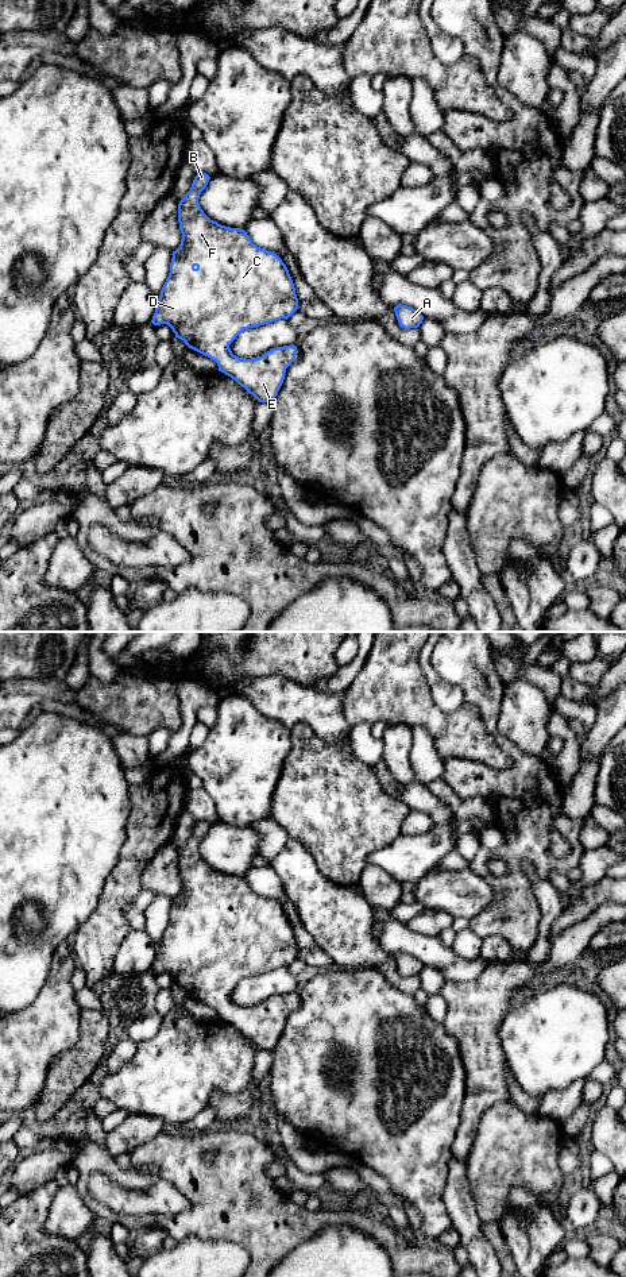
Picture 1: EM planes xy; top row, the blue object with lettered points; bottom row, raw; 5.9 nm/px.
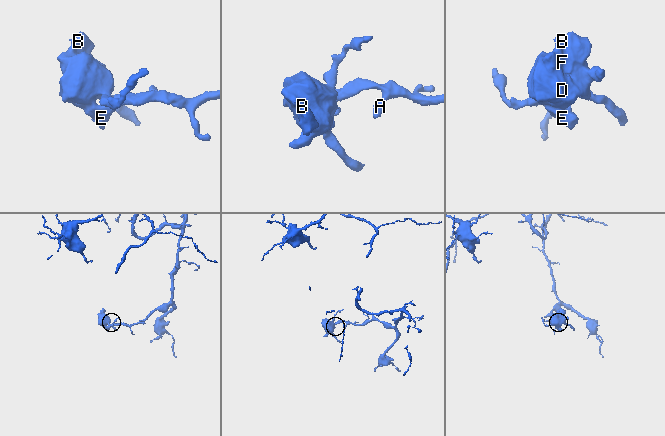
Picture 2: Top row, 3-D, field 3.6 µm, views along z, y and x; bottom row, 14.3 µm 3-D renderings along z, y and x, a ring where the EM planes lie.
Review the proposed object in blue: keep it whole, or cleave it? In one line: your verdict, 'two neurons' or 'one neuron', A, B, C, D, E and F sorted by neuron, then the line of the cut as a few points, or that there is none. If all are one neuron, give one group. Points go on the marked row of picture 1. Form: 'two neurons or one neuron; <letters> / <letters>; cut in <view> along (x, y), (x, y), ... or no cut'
one neuron; A B C D E F; no cut

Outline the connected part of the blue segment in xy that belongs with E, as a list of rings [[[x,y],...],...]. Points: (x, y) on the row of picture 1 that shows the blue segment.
[[[197,173],[190,190],[178,204],[182,239],[173,251],[170,273],[151,323],[167,324],[175,337],[213,359],[219,371],[235,379],[259,402],[271,402],[283,383],[286,369],[295,359],[295,346],[277,347],[262,356],[244,359],[233,355],[229,344],[244,329],[287,320],[298,309],[295,288],[277,254],[254,244],[244,229],[221,225],[204,213],[198,198],[209,180],[206,173]]]

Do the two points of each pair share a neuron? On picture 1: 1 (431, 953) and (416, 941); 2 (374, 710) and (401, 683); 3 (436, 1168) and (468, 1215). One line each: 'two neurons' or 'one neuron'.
1: one neuron
2: one neuron
3: two neurons

